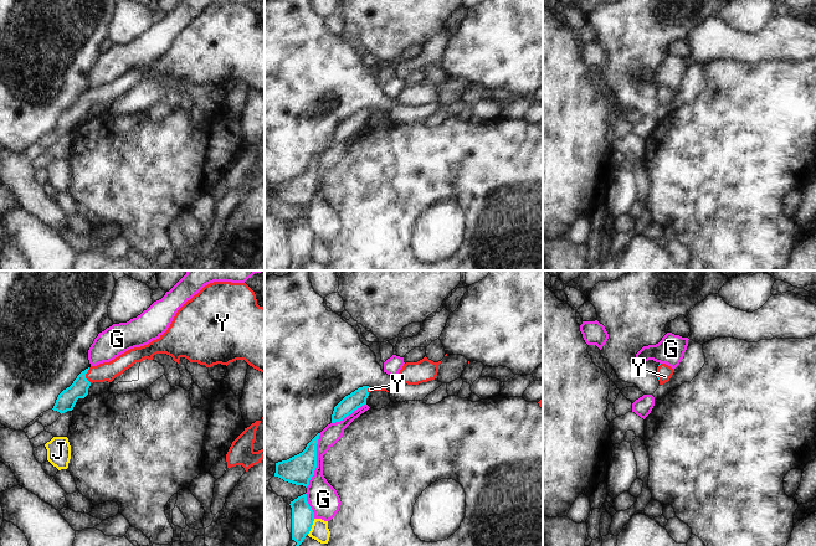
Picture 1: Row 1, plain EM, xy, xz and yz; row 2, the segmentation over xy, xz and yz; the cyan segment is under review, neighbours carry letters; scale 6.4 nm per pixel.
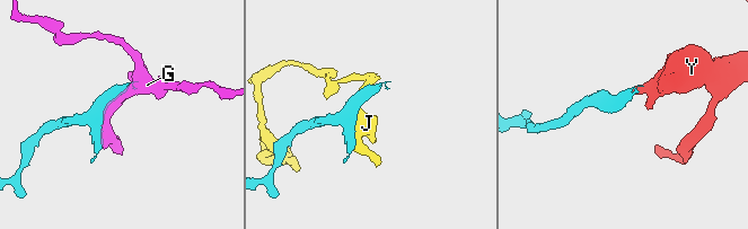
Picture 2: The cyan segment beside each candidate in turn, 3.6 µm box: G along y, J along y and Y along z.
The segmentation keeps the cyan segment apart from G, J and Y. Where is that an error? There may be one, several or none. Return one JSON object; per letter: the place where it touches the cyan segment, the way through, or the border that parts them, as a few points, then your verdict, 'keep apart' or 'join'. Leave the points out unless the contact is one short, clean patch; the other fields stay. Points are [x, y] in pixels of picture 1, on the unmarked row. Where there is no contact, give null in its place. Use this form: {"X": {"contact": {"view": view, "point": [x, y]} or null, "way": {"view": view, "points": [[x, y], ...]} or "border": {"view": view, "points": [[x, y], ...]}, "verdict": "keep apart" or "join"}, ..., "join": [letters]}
{"G": {"contact": {"view": "xz", "point": [316, 183]}, "verdict": "keep apart"}, "J": {"contact": {"view": "xz", "point": [311, 248]}, "border": {"view": "xz", "points": [[314, 241], [307, 256]]}, "verdict": "keep apart"}, "Y": {"contact": {"view": "xy", "point": [85, 97]}, "way": {"view": "xy", "points": [[67, 120], [81, 107], [85, 97], [107, 93]]}, "verdict": "join"}, "join": ["Y"]}

